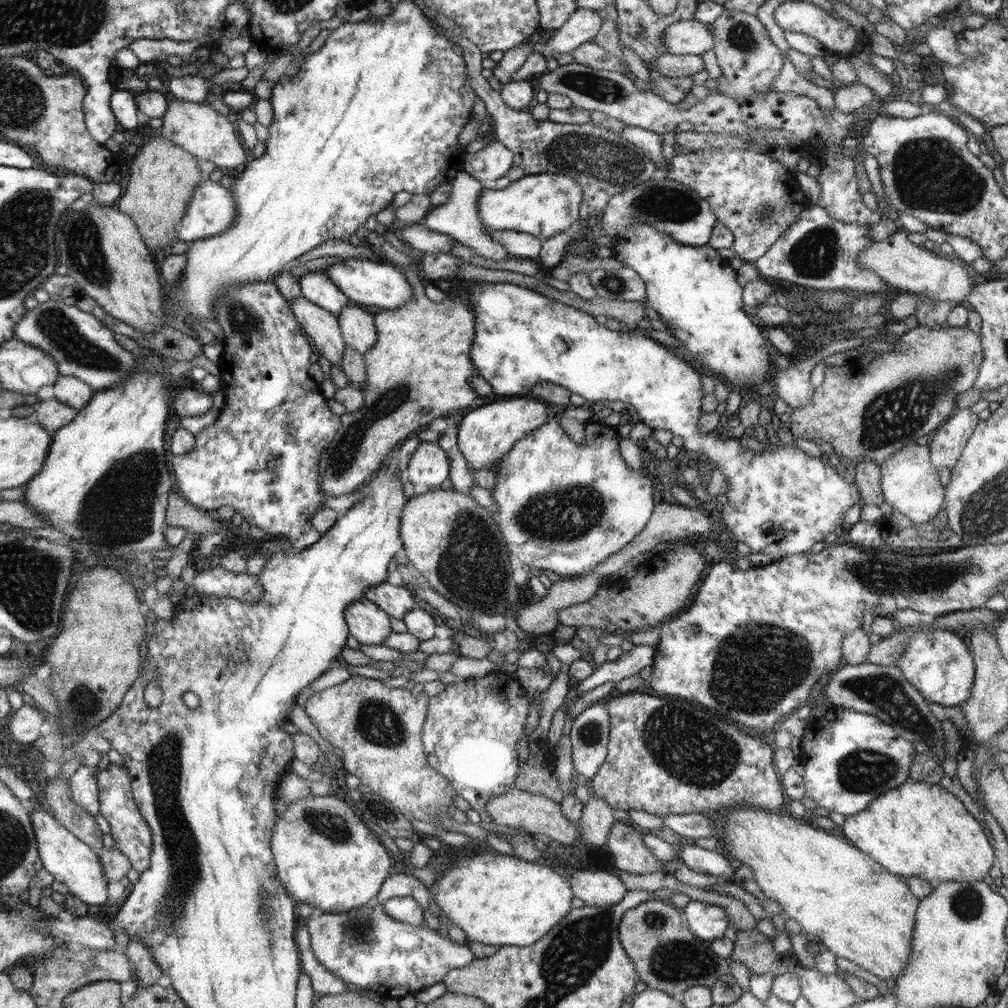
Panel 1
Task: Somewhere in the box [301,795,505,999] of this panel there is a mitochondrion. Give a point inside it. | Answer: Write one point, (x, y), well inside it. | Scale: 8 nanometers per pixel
(362, 929)

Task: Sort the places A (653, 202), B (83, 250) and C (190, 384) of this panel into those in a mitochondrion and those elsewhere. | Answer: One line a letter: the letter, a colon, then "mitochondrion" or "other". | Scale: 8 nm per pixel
A: mitochondrion
B: mitochondrion
C: other

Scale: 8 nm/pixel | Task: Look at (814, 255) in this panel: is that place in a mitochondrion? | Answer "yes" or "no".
yes

